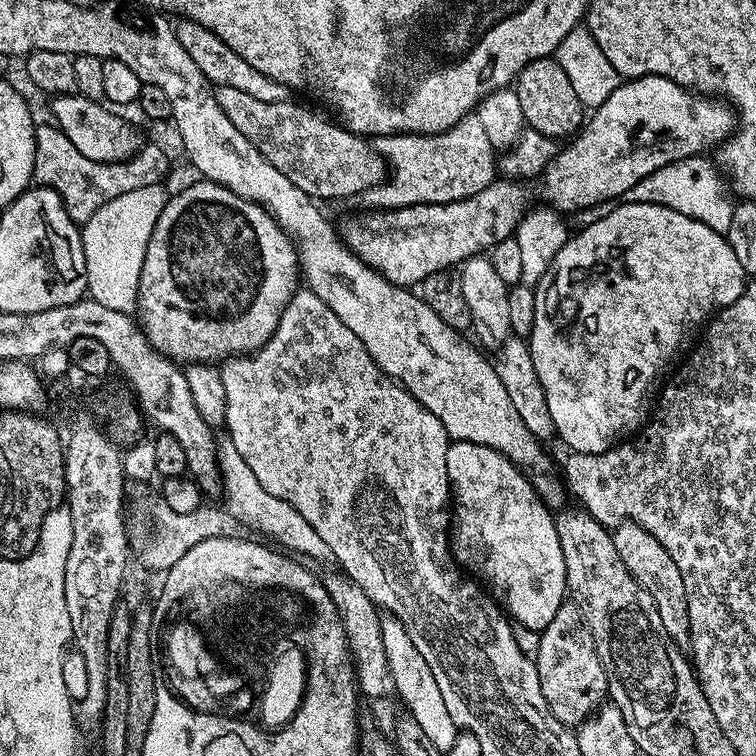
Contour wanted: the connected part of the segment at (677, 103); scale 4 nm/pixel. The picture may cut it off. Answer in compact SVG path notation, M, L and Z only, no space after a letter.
M638 76L629 79L627 82L622 82L615 90L614 94L610 94L610 98L606 98L606 102L602 102L602 106L598 106L587 117L586 123L571 137L568 148L561 147L556 155L548 161L548 167L542 173L544 179L544 196L549 205L555 211L561 214L575 214L582 211L584 208L592 207L598 203L606 203L608 201L619 201L624 197L626 192L631 187L637 186L642 178L646 178L648 174L653 174L654 171L661 169L664 166L669 166L671 163L678 162L682 159L690 159L699 157L701 154L707 153L707 148L715 149L717 146L724 143L738 127L738 117L731 107L723 99L709 98L704 94L697 94L695 91L683 88L681 84L675 84L670 78L665 76Z

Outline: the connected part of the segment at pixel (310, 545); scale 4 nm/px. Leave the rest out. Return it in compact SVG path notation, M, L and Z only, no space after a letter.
M227 434L221 435L217 439L217 467L220 470L223 496L225 495L226 500L224 509L243 527L250 526L274 538L282 544L281 547L290 548L288 550L291 553L300 556L304 554L329 565L335 563L333 550L319 537L310 522L306 521L306 518L303 518L302 514L294 509L294 506L263 489L262 484L251 473L250 466L243 461L241 454L234 447L233 440Z

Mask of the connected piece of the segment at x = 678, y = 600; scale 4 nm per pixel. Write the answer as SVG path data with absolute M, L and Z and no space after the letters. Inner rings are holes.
M631 522L618 524L611 533L611 537L618 554L622 558L622 562L626 566L626 570L630 570L630 574L644 587L646 594L650 594L650 598L654 598L654 606L658 606L658 618L662 618L662 627L666 629L666 634L676 645L687 645L689 643L690 614L688 613L686 585L682 582L682 570L678 570L674 558L670 558L670 554L660 545L658 538L654 538L654 534L647 532L641 524Z

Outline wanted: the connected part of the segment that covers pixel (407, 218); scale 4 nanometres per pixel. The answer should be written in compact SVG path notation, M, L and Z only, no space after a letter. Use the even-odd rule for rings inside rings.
M508 178L497 179L495 182L488 184L481 192L468 196L465 200L455 200L449 204L411 204L405 208L385 208L383 210L373 211L372 216L352 216L344 224L344 237L343 243L350 249L362 263L368 264L370 267L379 270L391 284L398 284L401 286L419 286L427 276L435 272L443 272L451 269L453 266L459 266L464 261L469 260L471 256L478 256L487 253L498 242L509 239L515 233L516 227L519 226L521 220L526 215L526 198L527 192L524 190L520 182L513 182Z

